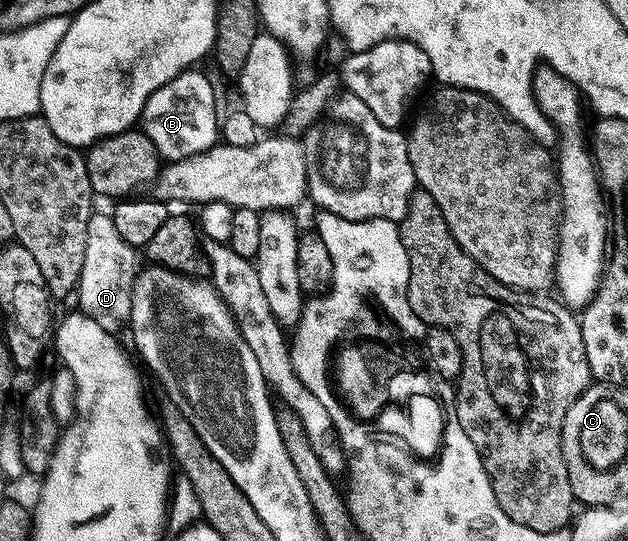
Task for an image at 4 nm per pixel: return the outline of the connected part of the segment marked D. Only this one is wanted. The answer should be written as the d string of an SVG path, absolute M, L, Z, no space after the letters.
M93 213L87 221L86 249L83 256L83 267L75 290L75 299L79 306L80 314L91 317L95 325L103 325L103 329L117 333L120 327L124 328L131 317L131 293L133 292L133 280L139 270L137 263L138 248L127 245L123 236L115 230L115 221L112 214Z

